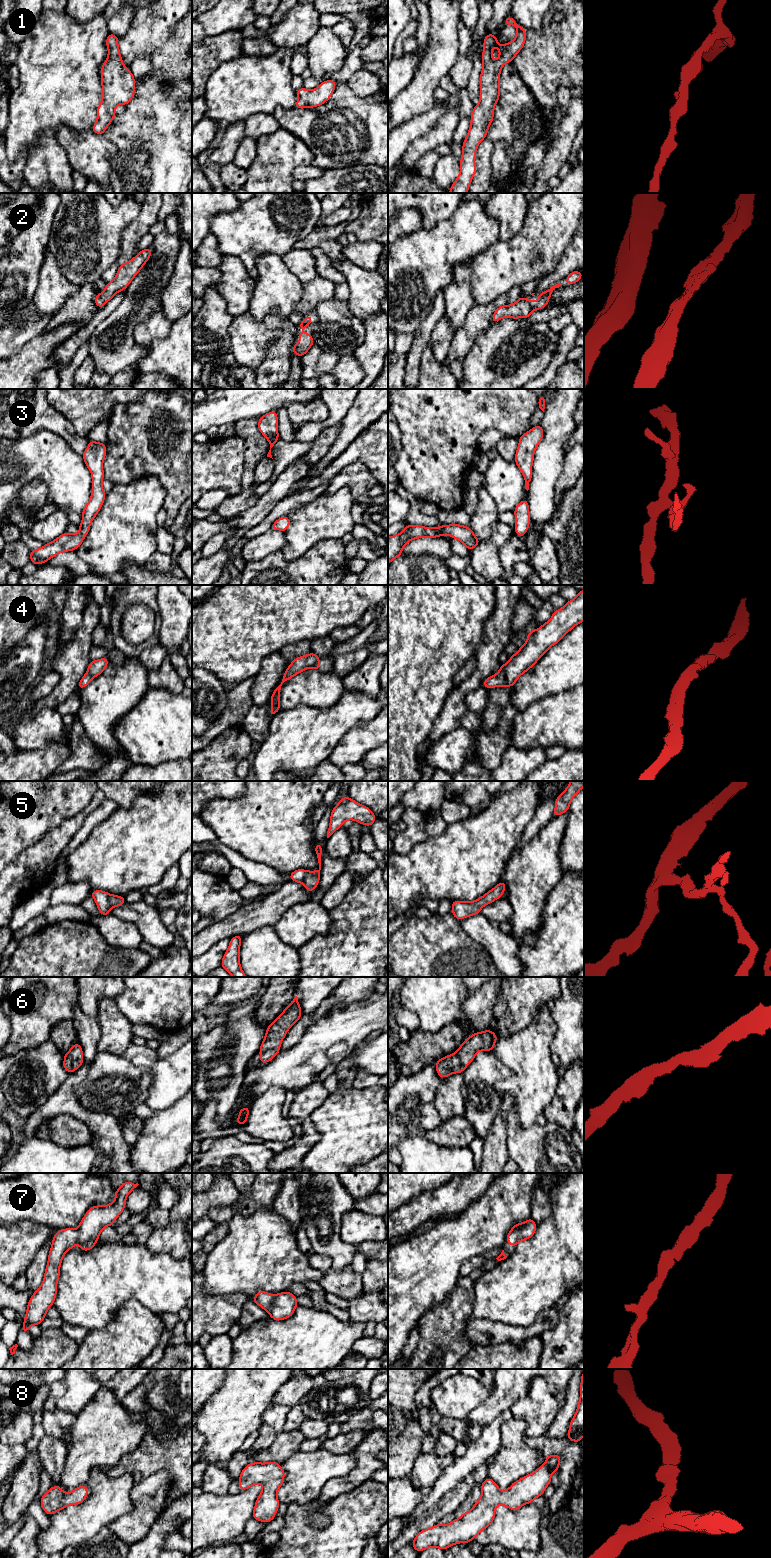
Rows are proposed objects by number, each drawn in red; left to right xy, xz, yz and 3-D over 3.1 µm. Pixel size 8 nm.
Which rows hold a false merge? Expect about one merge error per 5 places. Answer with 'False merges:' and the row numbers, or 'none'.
False merges: none

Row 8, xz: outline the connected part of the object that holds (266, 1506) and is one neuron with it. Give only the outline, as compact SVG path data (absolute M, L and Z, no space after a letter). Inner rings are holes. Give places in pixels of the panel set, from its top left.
M278 1462L267 1463L249 1463L242 1470L239 1479L239 1490L246 1490L255 1484L262 1484L263 1488L255 1502L255 1508L252 1514L252 1518L261 1522L271 1522L279 1508L279 1501L277 1498L277 1491L283 1485L283 1479L286 1473L282 1470L281 1465Z

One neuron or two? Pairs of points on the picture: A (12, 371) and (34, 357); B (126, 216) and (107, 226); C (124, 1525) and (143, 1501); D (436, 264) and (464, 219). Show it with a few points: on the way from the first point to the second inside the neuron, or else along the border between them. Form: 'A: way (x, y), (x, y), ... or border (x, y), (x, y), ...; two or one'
A: way (17, 371), (29, 361); one
B: way (121, 216), (112, 221); one
C: way (130, 1520), (143, 1507); one
D: way (438, 253), (461, 230); one

